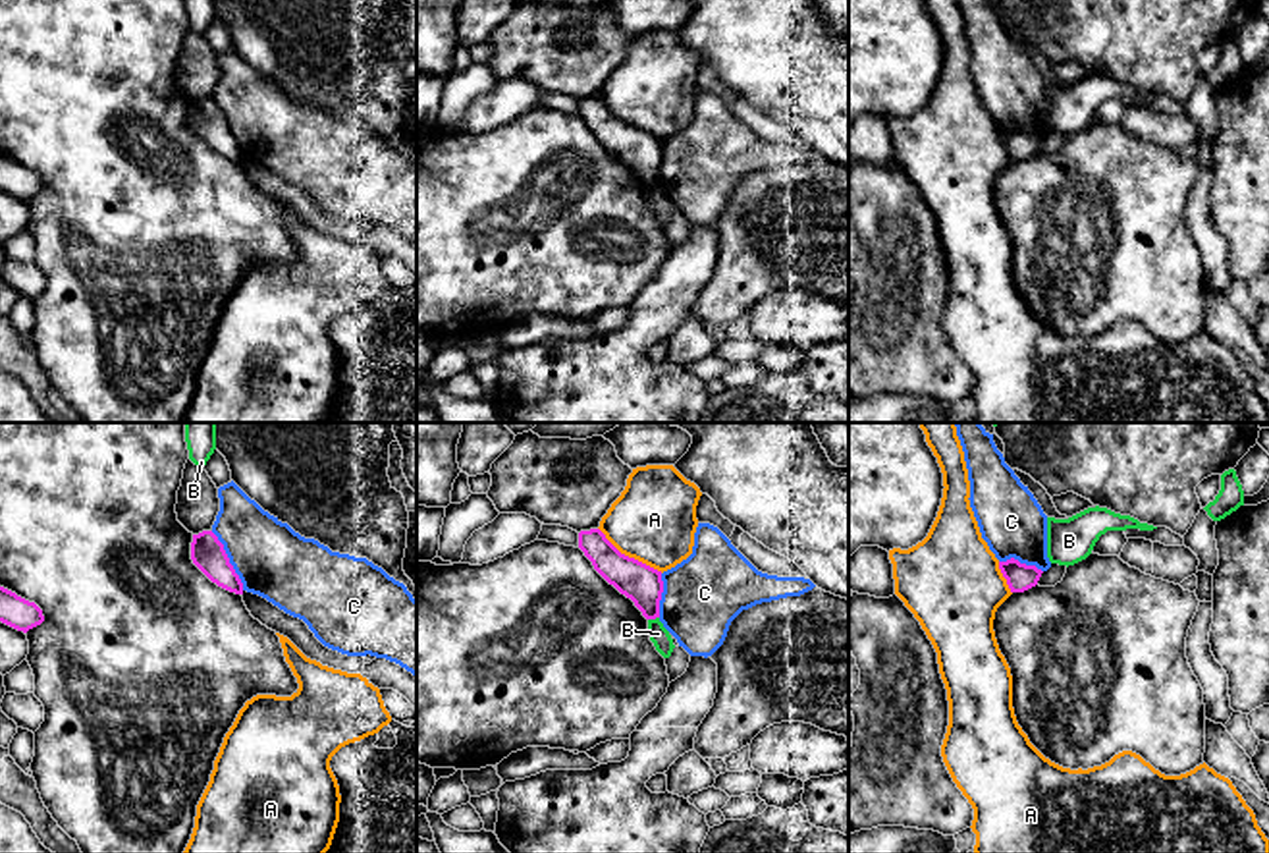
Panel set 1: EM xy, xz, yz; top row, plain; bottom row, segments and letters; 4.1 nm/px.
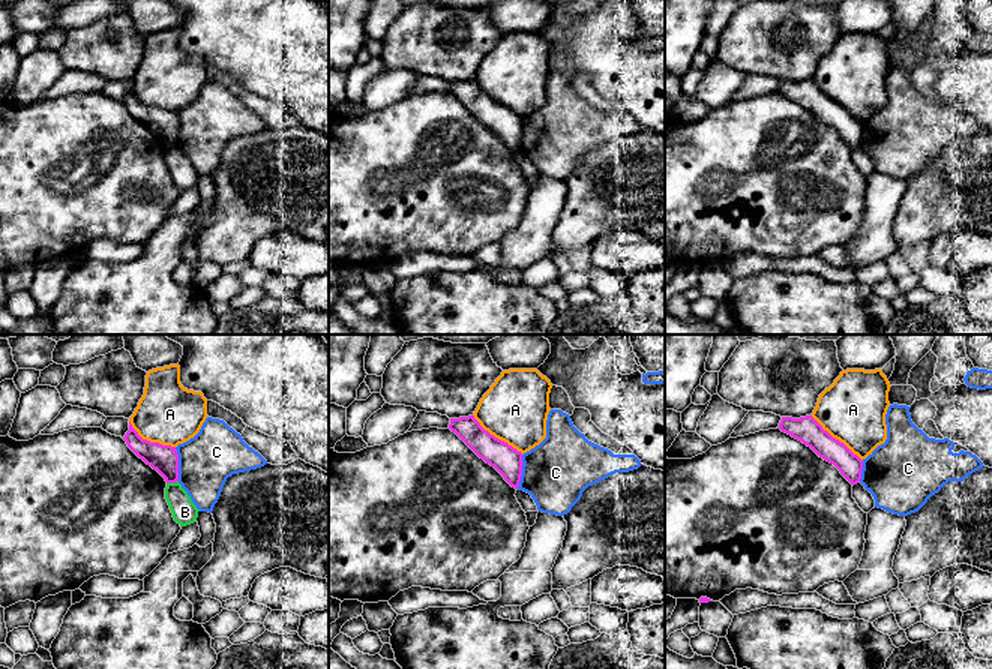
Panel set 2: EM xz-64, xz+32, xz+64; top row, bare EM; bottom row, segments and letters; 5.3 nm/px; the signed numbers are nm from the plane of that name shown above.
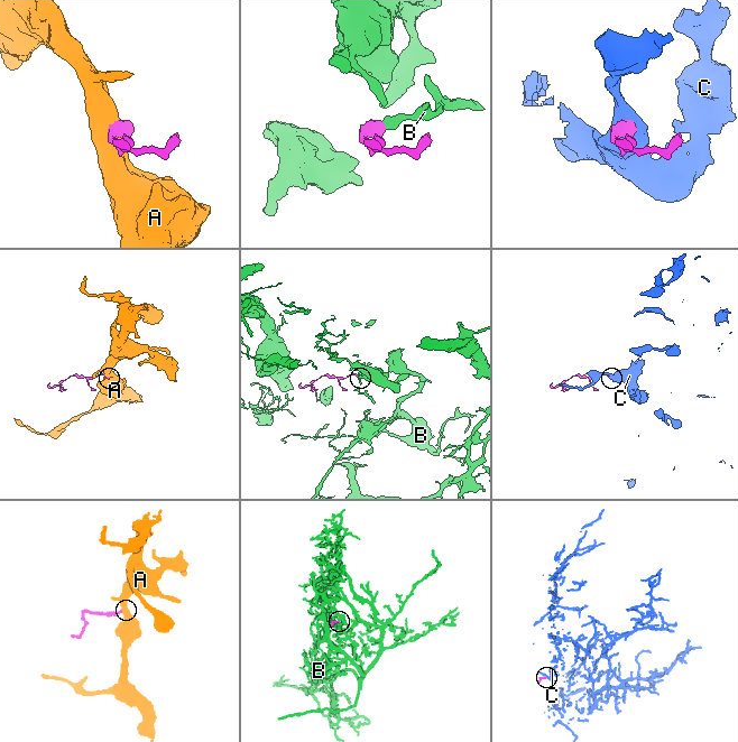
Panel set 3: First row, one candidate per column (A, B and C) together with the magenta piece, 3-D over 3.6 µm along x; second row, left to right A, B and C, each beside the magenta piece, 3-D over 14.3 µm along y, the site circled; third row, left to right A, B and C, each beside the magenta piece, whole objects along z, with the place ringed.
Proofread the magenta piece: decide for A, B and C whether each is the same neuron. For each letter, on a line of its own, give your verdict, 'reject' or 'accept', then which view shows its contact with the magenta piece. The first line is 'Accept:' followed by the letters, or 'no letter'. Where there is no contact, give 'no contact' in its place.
Accept: no letter
A: reject; contact in xz
B: reject; contact in xz
C: reject; contact in xy

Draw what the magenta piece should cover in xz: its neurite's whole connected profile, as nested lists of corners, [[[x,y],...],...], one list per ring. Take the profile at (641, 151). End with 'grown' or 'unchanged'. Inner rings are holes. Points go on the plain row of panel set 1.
[[[600,96],[580,98],[579,116],[609,152],[634,170],[646,187],[660,185],[662,139],[621,122]]] | unchanged

